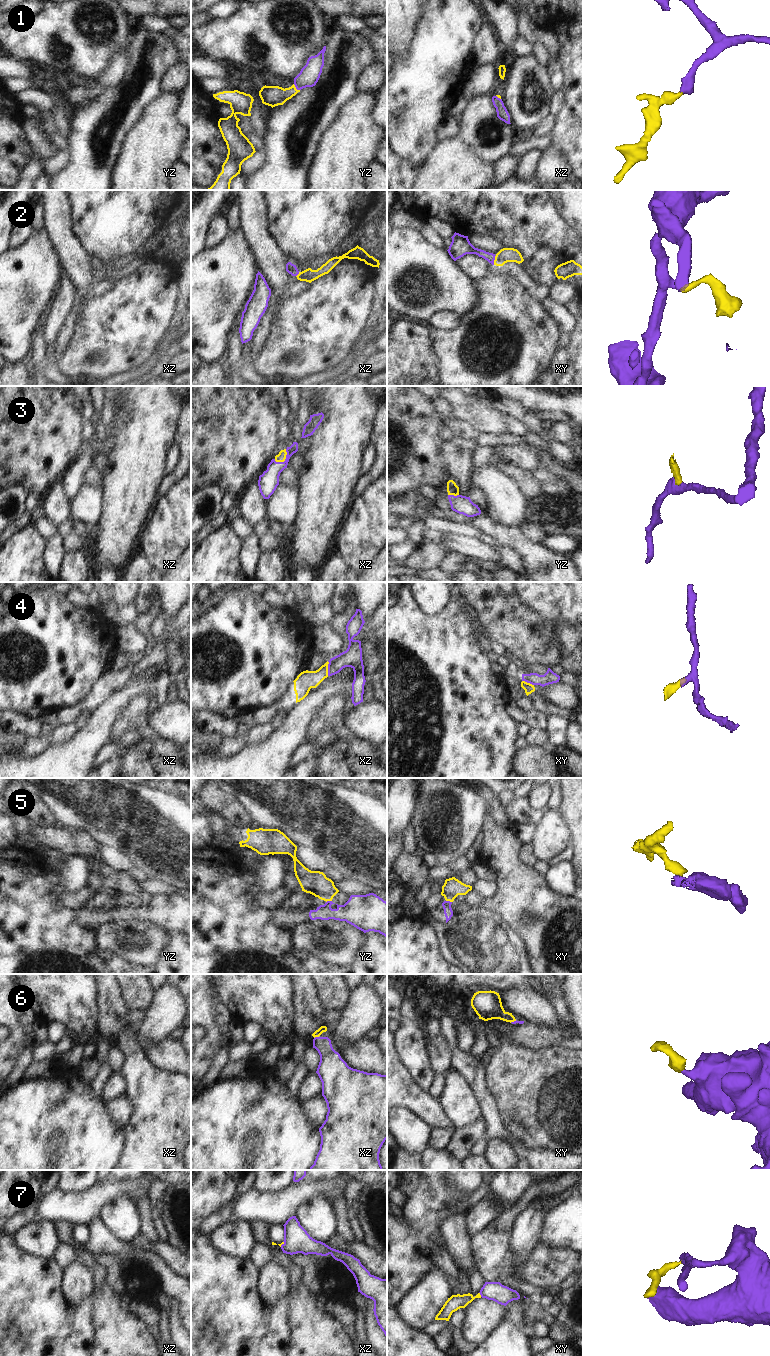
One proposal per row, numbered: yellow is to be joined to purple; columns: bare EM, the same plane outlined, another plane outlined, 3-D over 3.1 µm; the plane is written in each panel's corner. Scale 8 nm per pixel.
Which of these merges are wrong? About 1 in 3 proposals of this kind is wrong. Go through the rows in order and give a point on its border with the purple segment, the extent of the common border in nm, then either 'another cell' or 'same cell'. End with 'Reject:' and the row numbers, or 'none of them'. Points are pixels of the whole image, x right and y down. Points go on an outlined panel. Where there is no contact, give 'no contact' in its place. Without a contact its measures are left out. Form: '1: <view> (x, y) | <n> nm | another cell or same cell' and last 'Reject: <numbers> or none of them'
1: yz (296, 88) | 80 nm | same cell
2: xy (494, 259) | 80 nm | same cell
3: xz (285, 459) | 140 nm | same cell
4: xz (328, 668) | 120 nm | another cell
5: yz (328, 901) | 50 nm | another cell
6: xz (316, 1037) | 40 nm | same cell
7: xy (480, 1294) | 40 nm | same cell
Reject: 4, 5

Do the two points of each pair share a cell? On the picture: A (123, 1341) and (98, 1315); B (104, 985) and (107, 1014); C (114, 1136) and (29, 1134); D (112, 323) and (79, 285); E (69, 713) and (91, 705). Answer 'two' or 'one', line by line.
A: one
B: one
C: one
D: two
E: one

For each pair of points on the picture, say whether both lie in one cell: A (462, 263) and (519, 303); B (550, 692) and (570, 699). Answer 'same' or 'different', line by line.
A: different
B: same

